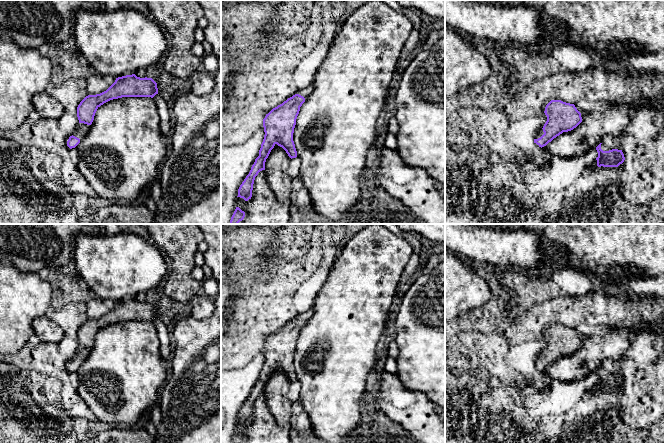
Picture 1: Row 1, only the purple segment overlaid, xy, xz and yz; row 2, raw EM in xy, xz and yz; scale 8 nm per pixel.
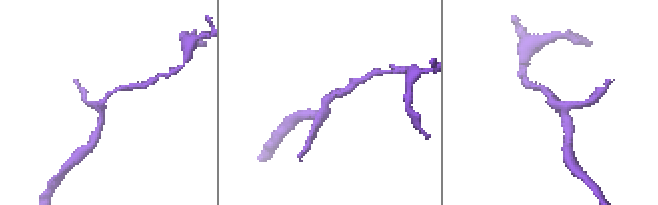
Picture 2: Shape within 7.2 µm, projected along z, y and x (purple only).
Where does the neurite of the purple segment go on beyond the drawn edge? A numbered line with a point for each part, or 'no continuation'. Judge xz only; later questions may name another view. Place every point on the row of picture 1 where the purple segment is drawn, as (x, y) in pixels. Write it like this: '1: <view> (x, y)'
1: xz (305, 92)

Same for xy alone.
1: xy (82, 129)

